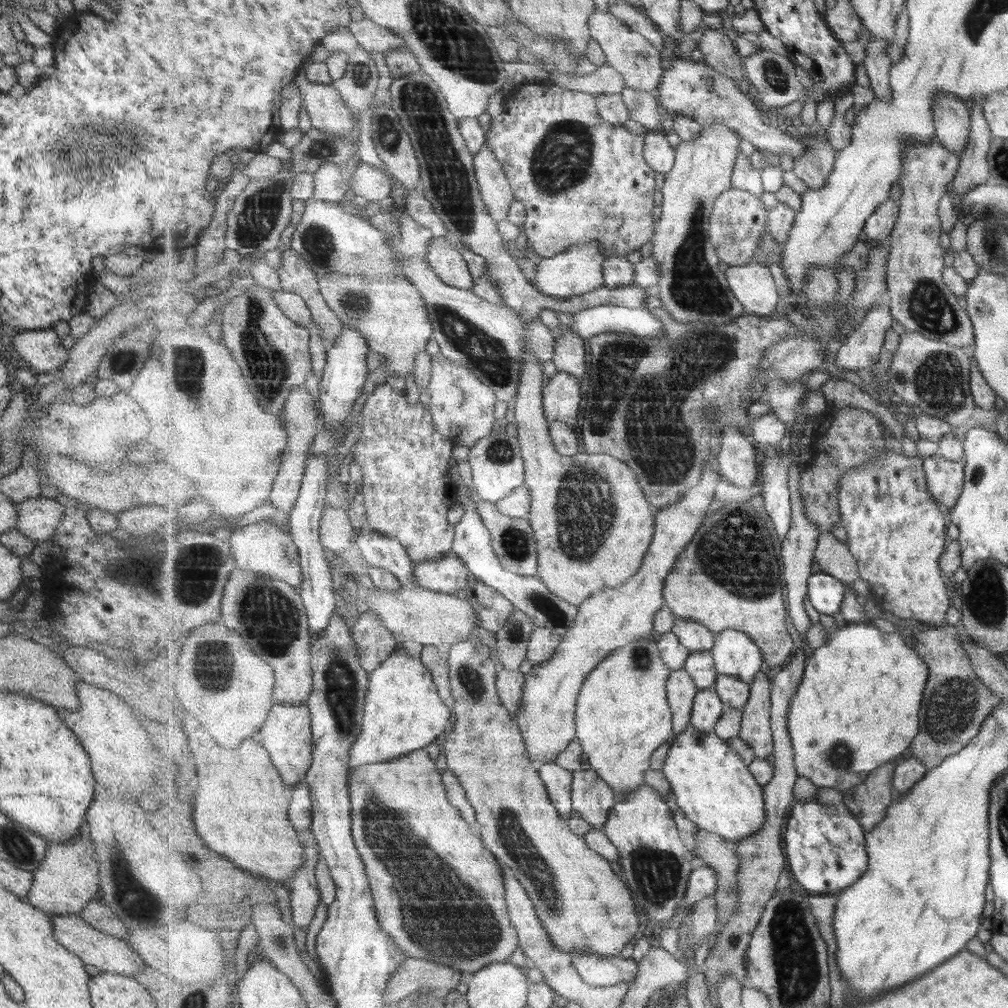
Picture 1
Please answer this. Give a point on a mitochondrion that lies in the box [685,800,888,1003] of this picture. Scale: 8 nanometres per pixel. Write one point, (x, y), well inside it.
(733, 944)

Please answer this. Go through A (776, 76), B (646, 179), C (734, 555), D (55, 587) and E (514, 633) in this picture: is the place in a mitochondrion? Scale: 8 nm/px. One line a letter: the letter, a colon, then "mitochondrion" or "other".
A: mitochondrion
B: other
C: mitochondrion
D: other
E: mitochondrion

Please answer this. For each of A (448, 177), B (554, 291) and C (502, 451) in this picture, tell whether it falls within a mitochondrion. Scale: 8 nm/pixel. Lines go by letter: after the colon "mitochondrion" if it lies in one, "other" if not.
A: mitochondrion
B: other
C: mitochondrion

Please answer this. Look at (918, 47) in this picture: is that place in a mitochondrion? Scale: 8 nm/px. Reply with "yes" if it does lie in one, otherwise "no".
no

